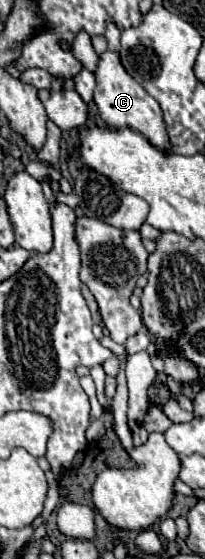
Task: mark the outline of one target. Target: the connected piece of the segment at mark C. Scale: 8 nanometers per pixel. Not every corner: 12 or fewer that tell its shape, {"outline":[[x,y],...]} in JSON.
{"outline":[[99,54],[93,100],[111,128],[141,132],[169,150],[153,96],[123,68]]}

